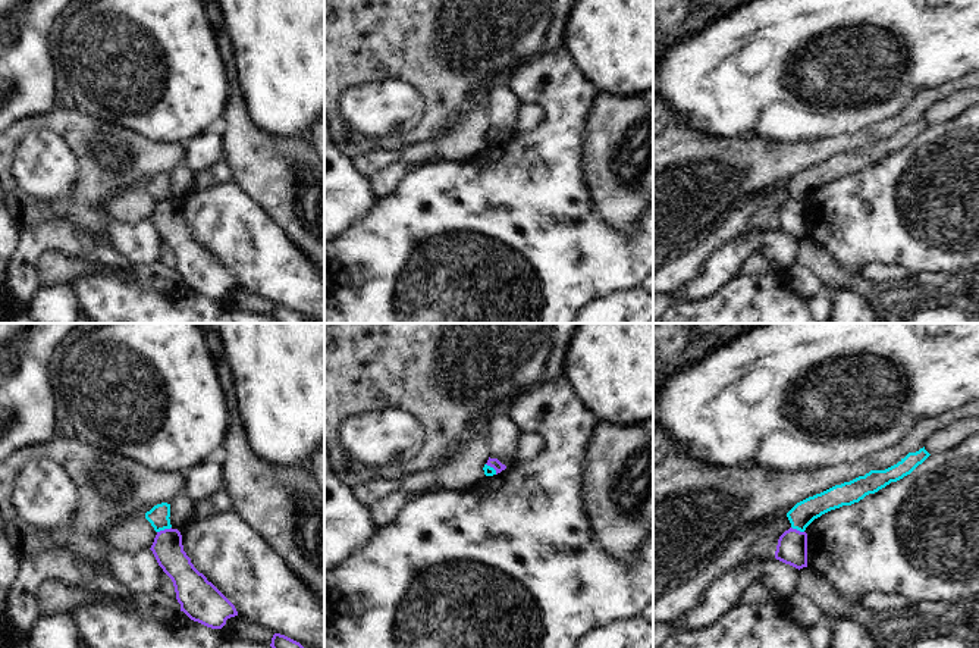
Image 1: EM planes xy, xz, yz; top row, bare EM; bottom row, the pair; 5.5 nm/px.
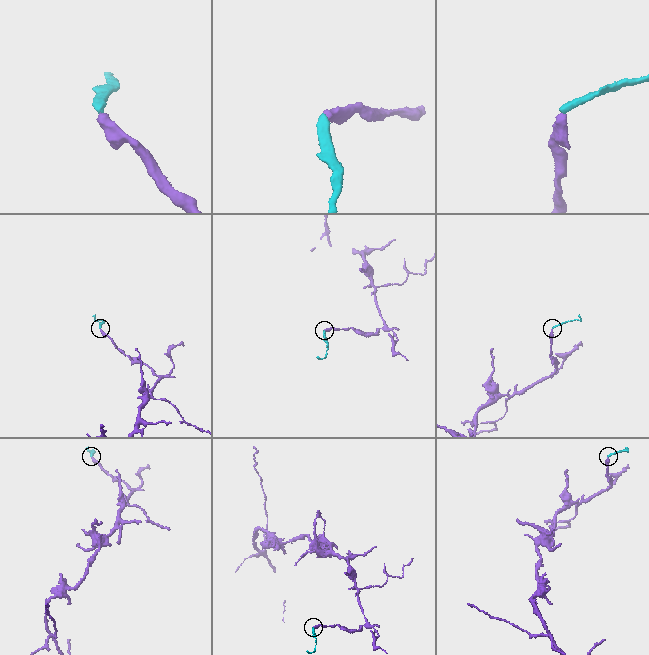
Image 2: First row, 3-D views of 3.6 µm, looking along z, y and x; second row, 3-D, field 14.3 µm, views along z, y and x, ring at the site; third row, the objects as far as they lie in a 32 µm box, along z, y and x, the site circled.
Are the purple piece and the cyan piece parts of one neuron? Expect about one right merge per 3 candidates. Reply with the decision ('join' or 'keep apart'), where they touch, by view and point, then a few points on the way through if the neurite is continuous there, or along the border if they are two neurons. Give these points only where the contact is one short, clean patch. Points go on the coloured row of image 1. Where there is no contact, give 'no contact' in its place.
keep apart; meets purple in xy at (165, 529); border along xy (170, 526), (157, 532)

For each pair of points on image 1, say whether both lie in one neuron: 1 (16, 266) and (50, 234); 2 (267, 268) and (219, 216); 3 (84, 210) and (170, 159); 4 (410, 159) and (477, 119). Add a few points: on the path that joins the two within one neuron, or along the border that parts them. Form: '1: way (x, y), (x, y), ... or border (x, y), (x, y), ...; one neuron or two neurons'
1: way (25, 257), (41, 241); one neuron
2: way (257, 254), (232, 229); one neuron
3: way (103, 188), (137, 160), (148, 159); one neuron
4: way (426, 152), (439, 146), (451, 146), (461, 135); one neuron

